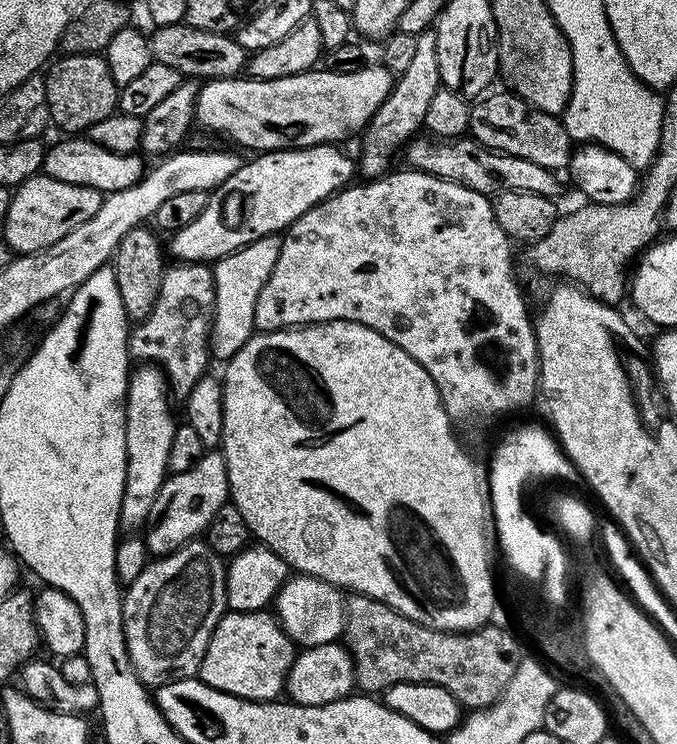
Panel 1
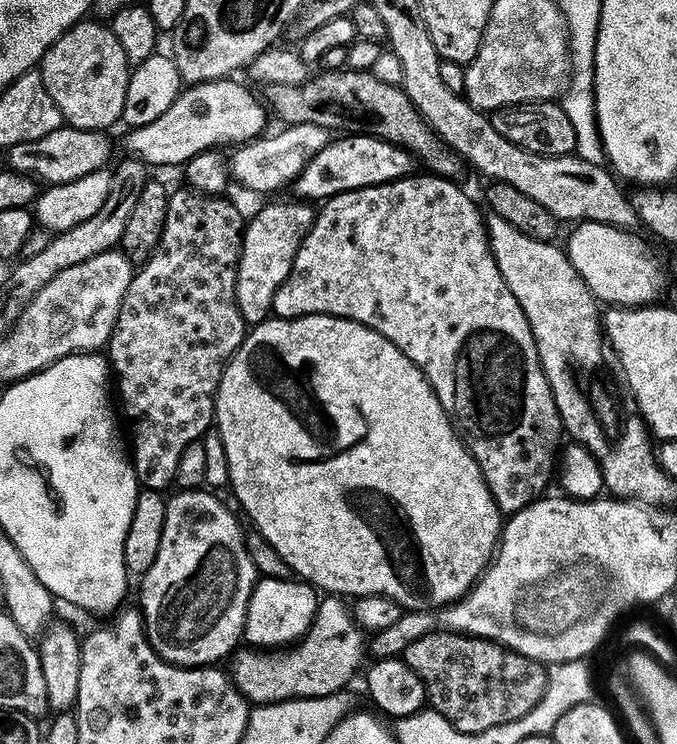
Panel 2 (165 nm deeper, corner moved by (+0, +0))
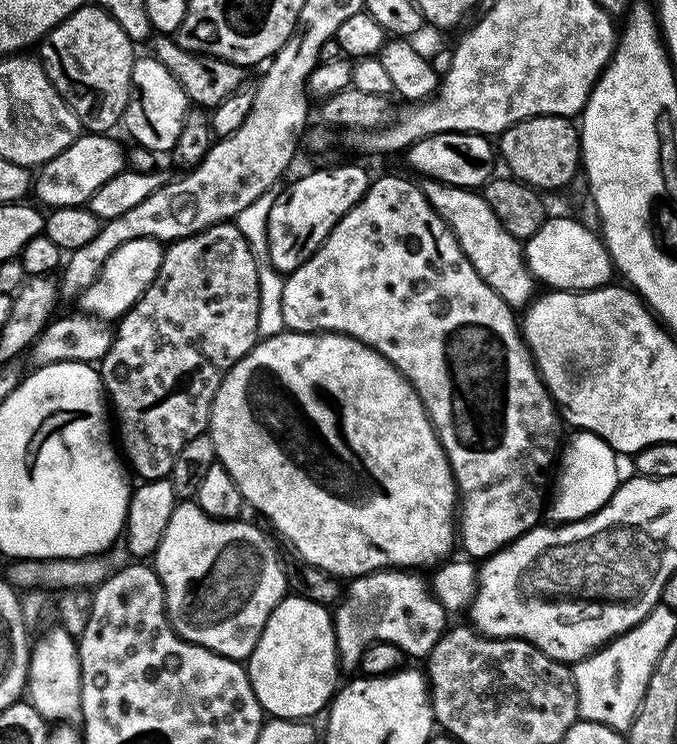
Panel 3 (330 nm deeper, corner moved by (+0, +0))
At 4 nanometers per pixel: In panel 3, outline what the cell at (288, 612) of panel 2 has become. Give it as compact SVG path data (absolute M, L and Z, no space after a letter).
M285 596L282 602L278 602L278 606L274 606L254 650L248 655L246 667L254 694L269 717L278 720L308 720L319 712L321 715L336 695L341 683L340 676L342 677L336 654L336 626L333 613L325 605L307 600L305 596Z

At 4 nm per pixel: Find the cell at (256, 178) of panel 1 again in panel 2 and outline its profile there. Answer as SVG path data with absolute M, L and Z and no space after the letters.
M344 134L331 139L327 146L318 150L318 154L314 154L314 158L310 158L310 162L306 162L294 181L295 195L305 202L323 202L350 190L403 180L413 171L412 164L412 153L388 140L381 140L379 136Z

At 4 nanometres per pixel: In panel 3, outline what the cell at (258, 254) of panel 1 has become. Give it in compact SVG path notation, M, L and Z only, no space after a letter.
M360 164L320 168L300 176L285 187L268 215L267 263L275 272L298 270L322 246L332 227L366 194L370 175Z

